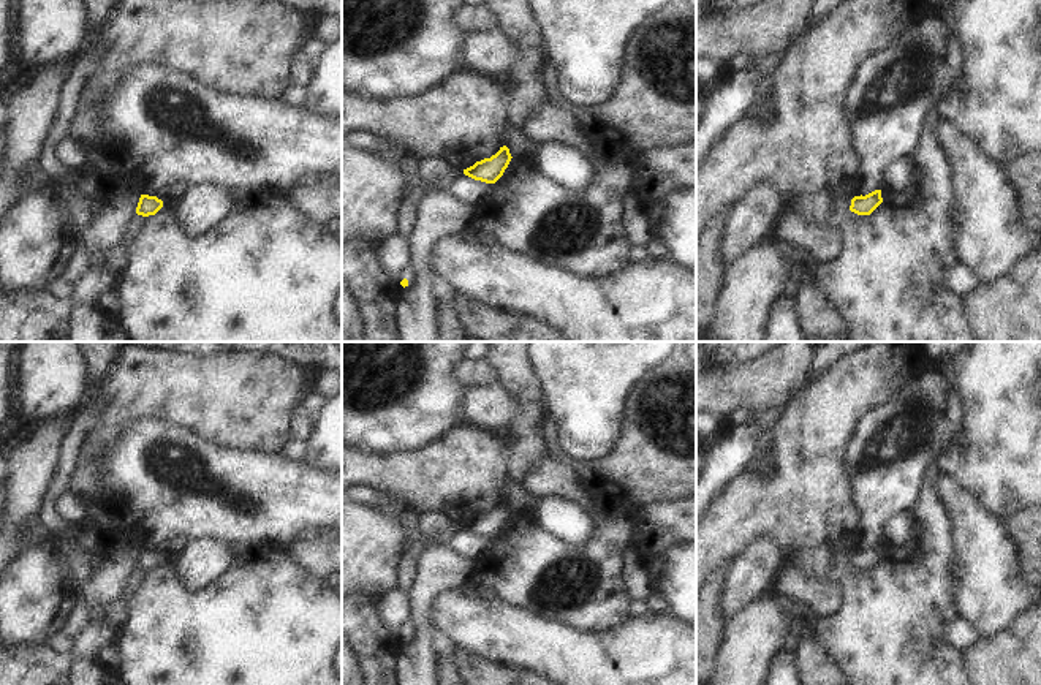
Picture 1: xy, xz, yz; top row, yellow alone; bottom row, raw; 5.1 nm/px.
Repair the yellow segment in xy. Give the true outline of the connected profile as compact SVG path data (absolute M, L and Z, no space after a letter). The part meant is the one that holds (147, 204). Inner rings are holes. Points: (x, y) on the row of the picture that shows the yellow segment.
M141 195L136 214L142 217L155 215L163 207L163 201L157 196Z

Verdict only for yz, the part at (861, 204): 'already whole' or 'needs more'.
already whole

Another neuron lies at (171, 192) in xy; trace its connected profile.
M169 184L163 190L157 191L155 196L161 201L169 199L174 202L179 196L187 191L187 188L187 184Z

